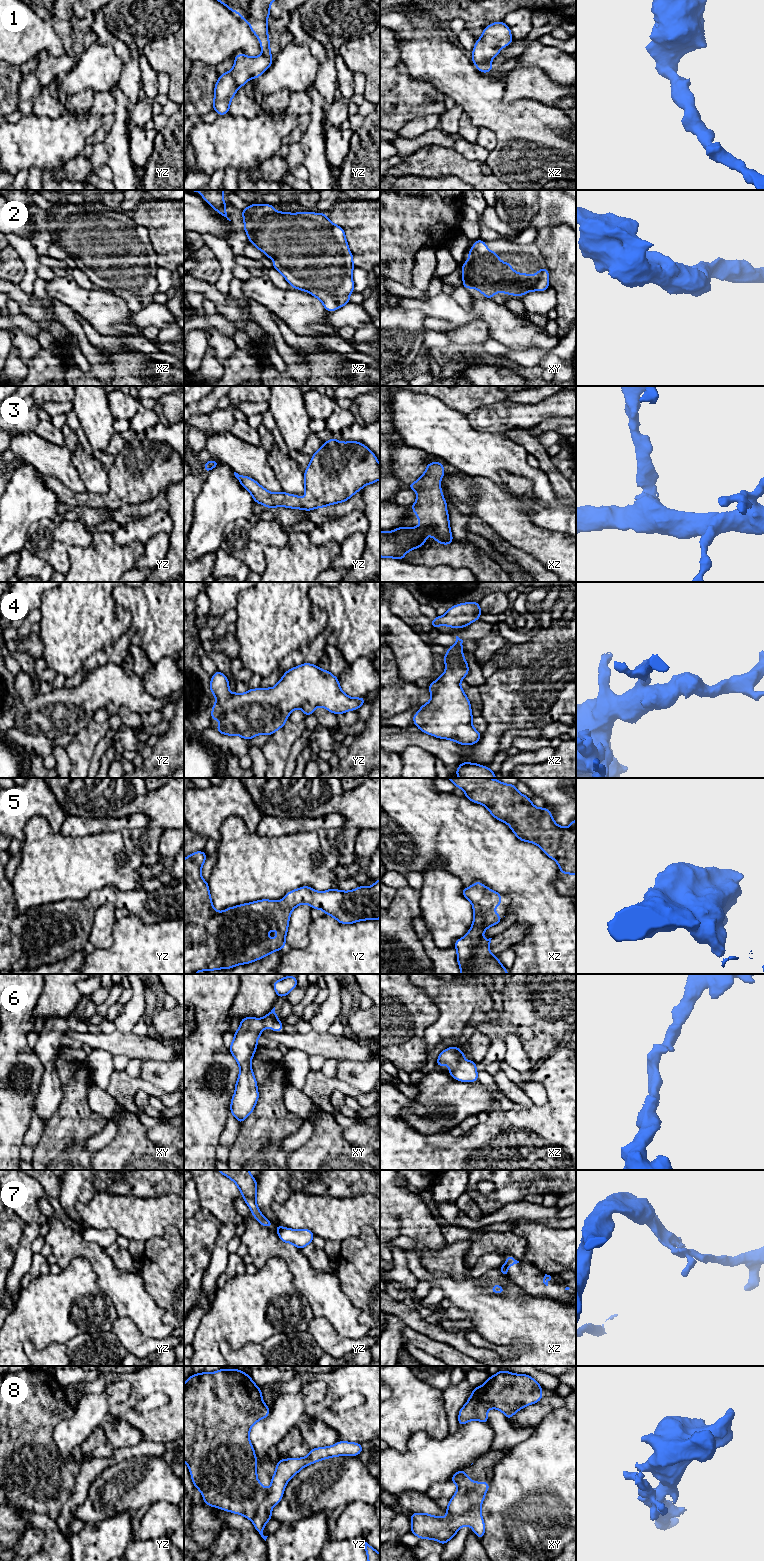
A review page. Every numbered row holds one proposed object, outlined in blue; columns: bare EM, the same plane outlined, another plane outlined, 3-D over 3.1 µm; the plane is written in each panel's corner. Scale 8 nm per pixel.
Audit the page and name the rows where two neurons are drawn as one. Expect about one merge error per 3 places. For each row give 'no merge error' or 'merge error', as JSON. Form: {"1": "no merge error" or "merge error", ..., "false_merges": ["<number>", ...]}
{"1": "no merge error", "2": "no merge error", "3": "no merge error", "4": "no merge error", "5": "no merge error", "6": "no merge error", "7": "merge error", "8": "no merge error", "false_merges": ["7"]}

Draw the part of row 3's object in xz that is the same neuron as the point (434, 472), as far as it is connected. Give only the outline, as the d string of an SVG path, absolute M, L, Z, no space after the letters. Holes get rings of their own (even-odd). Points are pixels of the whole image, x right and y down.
M430 462L422 477L407 485L417 492L417 500L409 508L414 510L422 525L399 527L390 532L380 531L380 557L402 561L407 552L425 544L427 531L440 544L449 545L453 542L448 504L439 486L443 476L443 463Z

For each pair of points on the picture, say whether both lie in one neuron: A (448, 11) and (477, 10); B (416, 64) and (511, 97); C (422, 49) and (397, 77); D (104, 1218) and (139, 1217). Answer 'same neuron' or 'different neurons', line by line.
A: same neuron
B: different neurons
C: different neurons
D: same neuron

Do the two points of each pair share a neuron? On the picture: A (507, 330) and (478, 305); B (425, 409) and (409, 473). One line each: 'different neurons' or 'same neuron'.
A: same neuron
B: different neurons

